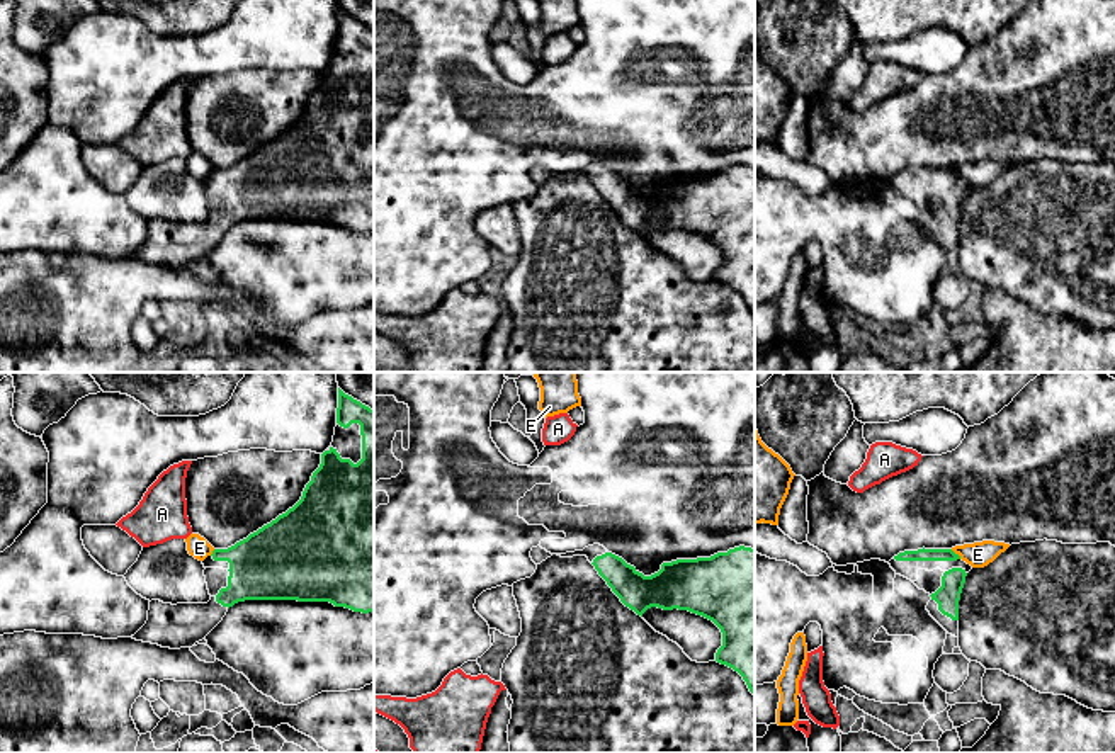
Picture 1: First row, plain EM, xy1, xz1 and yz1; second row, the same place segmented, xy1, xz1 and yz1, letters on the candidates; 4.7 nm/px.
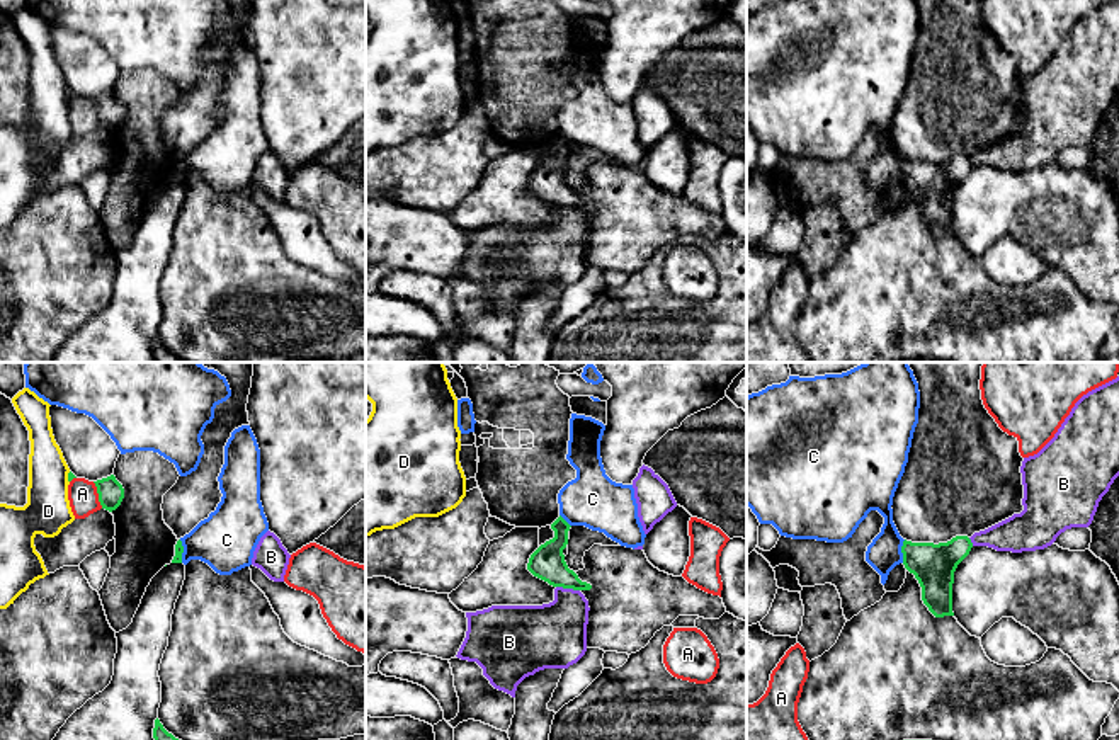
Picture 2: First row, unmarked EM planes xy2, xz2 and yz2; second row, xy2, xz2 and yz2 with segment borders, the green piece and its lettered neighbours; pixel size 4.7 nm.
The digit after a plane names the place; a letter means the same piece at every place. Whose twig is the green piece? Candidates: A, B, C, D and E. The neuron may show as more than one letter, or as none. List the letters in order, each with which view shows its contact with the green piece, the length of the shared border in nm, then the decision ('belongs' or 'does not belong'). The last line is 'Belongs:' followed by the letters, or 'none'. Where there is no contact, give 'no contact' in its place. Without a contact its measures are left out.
A: xy2 | 140 nm | does not belong
B: xz2 | 110 nm | does not belong
C: xy2 | 110 nm | does not belong
D: xy2 | 60 nm | does not belong
E: yz1 | 70 nm | does not belong
Belongs: none

